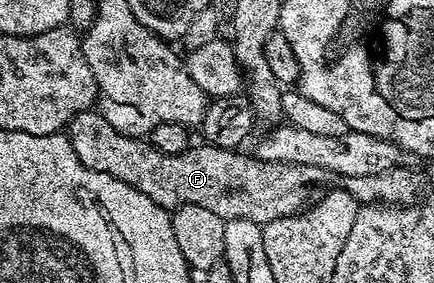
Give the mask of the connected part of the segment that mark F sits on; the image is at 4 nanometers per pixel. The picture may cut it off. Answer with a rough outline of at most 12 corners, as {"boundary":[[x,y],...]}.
{"boundary":[[95,108],[69,137],[85,168],[168,212],[264,227],[324,189],[309,164],[206,144],[166,154]]}

